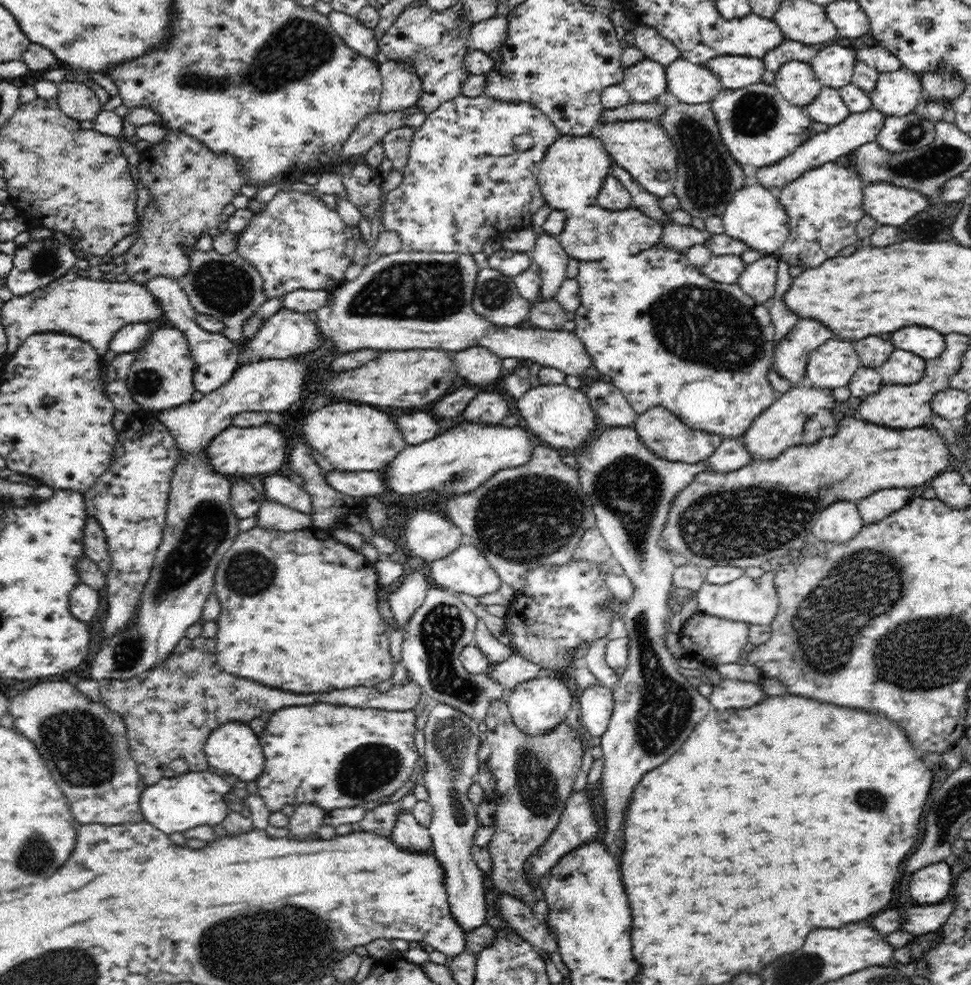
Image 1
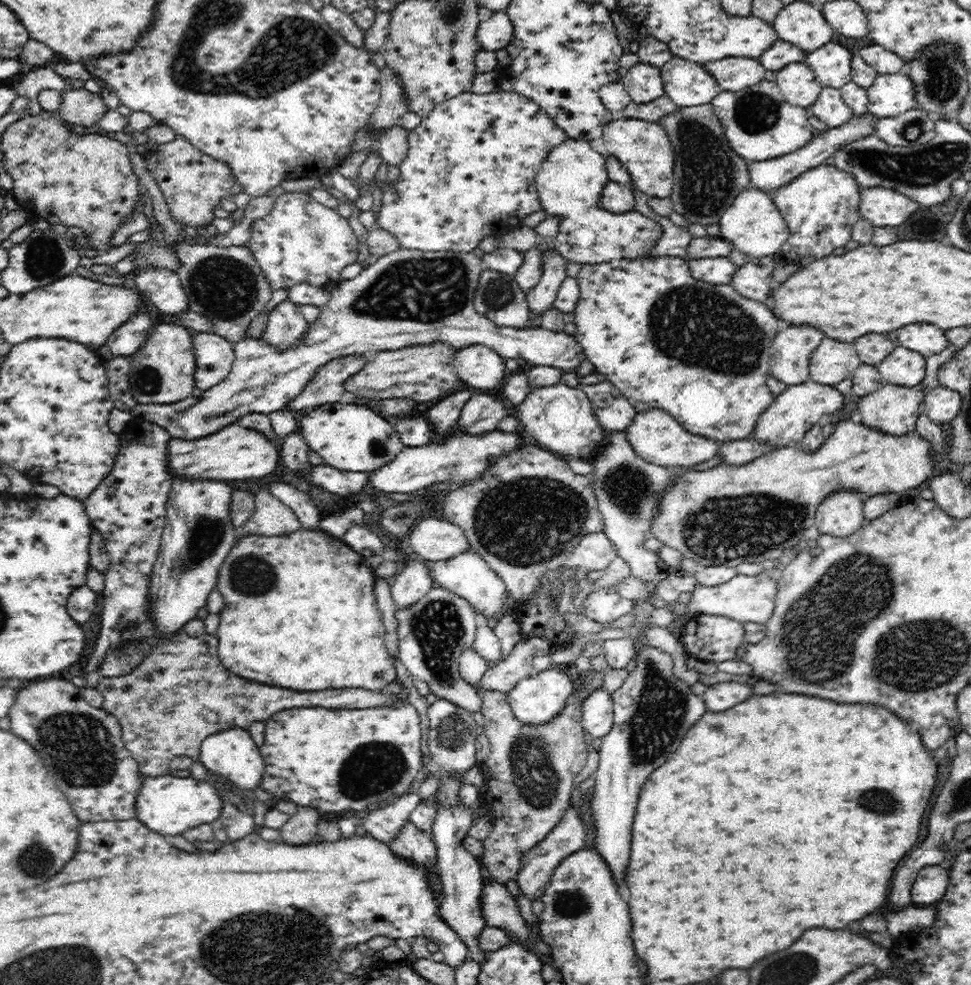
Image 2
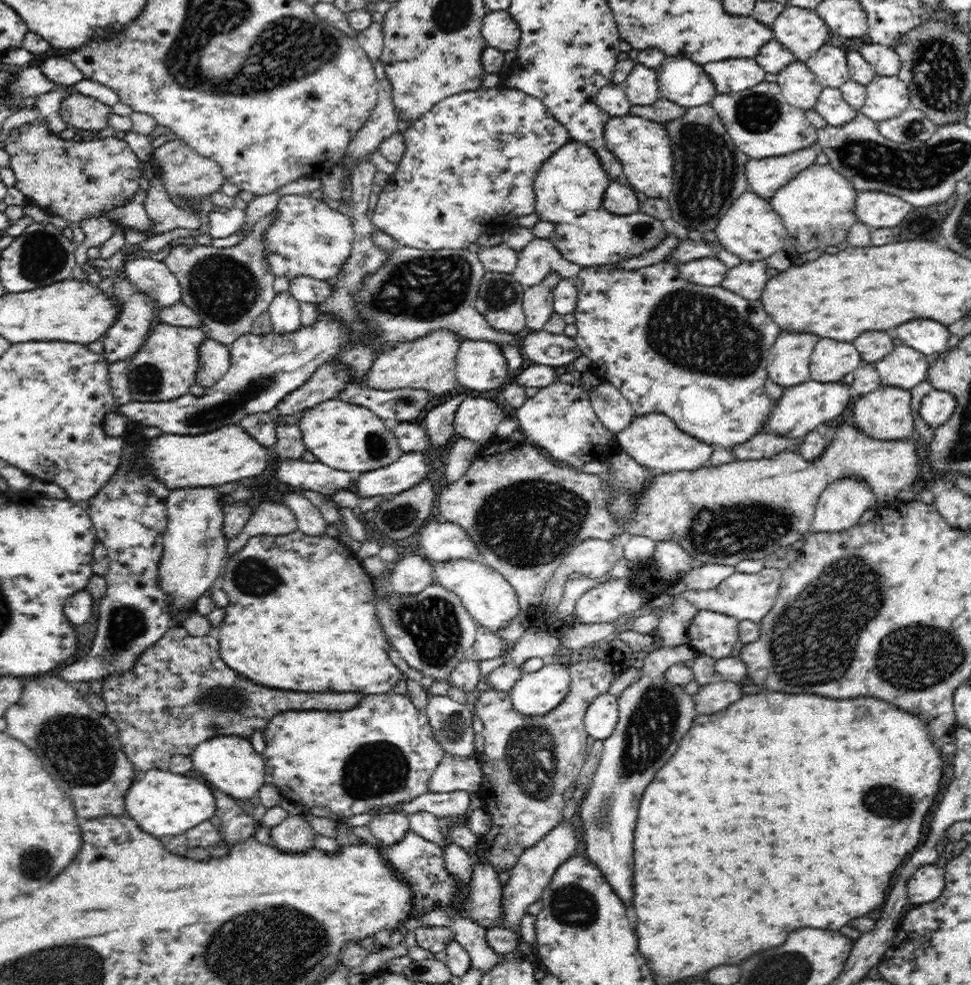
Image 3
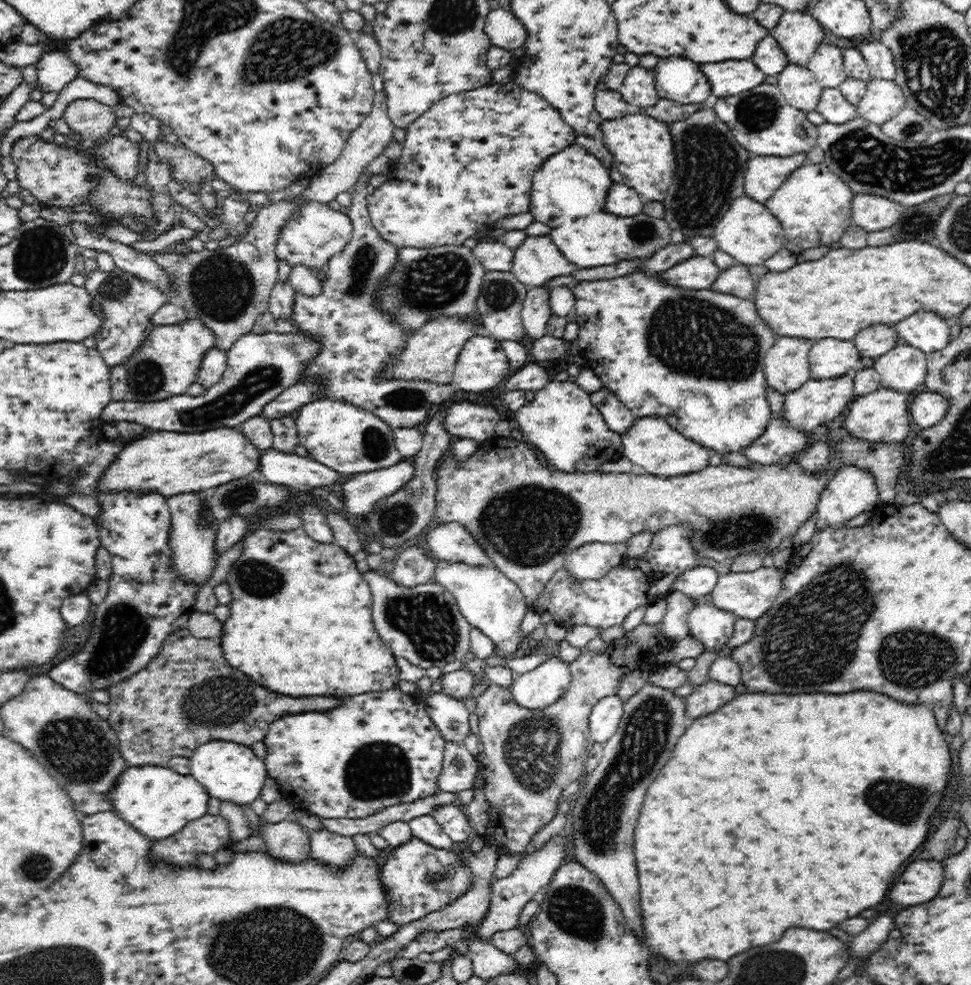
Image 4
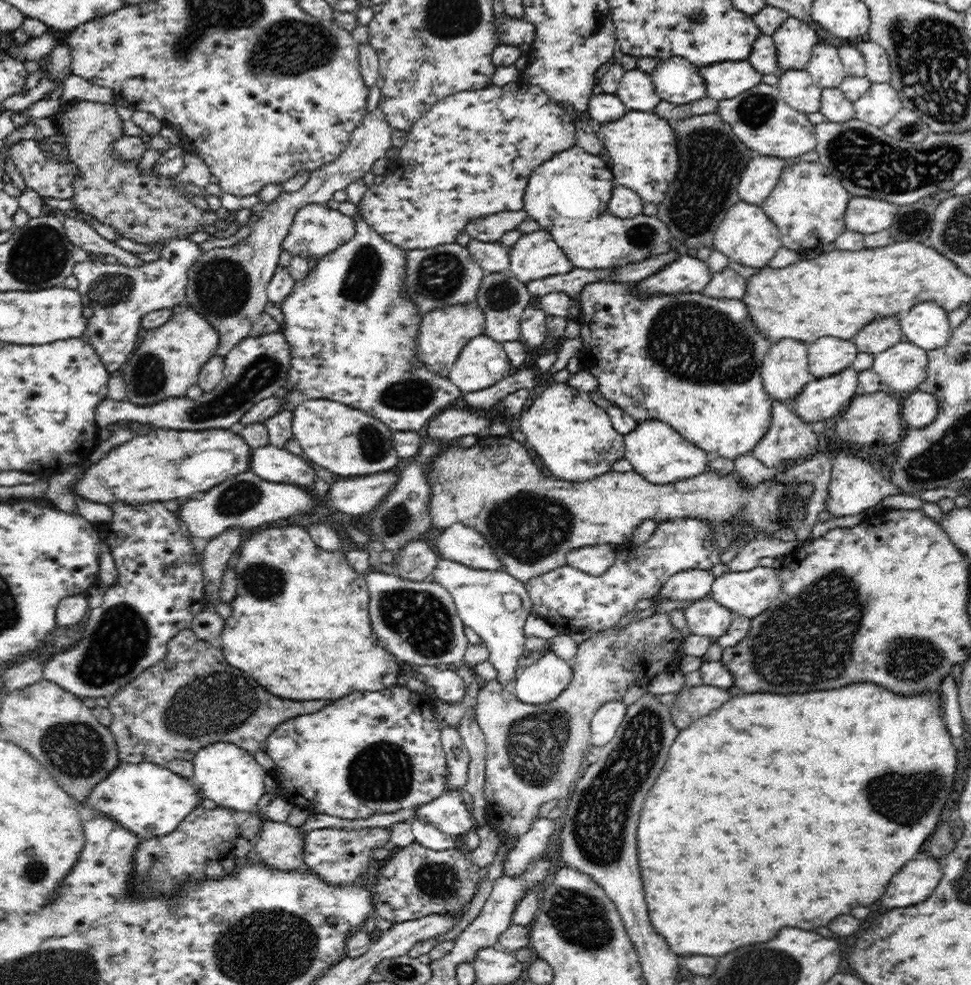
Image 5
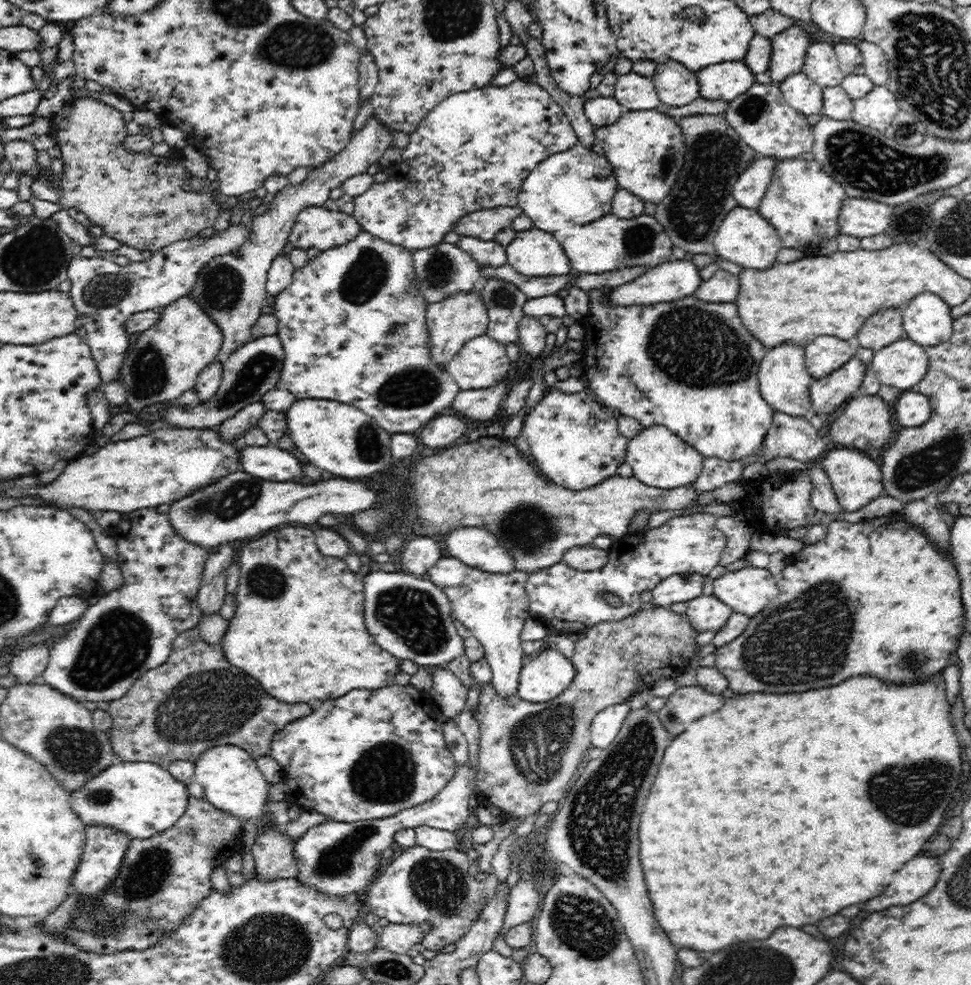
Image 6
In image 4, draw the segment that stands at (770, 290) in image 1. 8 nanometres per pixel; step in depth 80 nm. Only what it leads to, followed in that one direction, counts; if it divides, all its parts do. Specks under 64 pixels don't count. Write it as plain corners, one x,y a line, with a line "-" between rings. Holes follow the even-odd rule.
737,264
723,270
718,280
711,286
716,292
732,294
743,299
752,299
756,292
756,285
760,277
754,278
746,264

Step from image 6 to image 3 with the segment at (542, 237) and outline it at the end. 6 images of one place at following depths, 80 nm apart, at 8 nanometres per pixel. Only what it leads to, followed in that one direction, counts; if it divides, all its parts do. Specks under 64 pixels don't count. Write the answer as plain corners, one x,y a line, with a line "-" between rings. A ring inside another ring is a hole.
535,238
518,253
518,256
513,276
517,283
525,288
540,283
552,270
563,279
570,280
582,270
579,264
562,257
551,239

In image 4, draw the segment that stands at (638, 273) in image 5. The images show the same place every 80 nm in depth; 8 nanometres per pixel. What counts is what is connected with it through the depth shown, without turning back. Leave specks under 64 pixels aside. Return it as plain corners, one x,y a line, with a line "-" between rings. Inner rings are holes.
690,240
680,243
669,243
664,248
655,251
643,264
644,268
642,268
642,271
646,271
646,273
664,273
679,262
688,260
694,255
698,254

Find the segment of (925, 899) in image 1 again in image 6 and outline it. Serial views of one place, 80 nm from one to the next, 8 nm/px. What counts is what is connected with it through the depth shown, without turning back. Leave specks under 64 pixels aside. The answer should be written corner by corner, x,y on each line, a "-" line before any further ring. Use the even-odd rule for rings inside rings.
916,856
902,866
902,870
894,876
894,882
878,898
868,900
868,904
864,904
864,910
874,912
890,906
912,904
936,886
940,873
941,864
937,857

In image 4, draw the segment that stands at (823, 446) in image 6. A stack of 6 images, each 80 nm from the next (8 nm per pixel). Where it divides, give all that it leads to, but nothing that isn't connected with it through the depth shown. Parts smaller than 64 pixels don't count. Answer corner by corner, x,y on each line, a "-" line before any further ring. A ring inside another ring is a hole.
767,386
766,394
771,406
772,418
766,430
752,440
750,446
739,452
758,464
776,464
788,457
797,457
806,448
810,434
788,427
781,418
784,408
784,395

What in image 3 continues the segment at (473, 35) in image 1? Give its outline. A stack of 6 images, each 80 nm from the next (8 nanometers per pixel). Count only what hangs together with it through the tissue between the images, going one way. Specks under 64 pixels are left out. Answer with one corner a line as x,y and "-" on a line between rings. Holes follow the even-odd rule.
508,10
486,13
480,30
486,46
501,51
513,50
520,42
520,27

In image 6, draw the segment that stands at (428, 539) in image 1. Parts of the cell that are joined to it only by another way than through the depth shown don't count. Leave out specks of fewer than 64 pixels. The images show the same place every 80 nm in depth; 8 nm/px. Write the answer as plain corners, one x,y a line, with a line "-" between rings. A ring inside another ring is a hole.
480,527
452,528
444,540
448,557
456,558
484,572
508,574
514,571
512,555
502,547
498,538

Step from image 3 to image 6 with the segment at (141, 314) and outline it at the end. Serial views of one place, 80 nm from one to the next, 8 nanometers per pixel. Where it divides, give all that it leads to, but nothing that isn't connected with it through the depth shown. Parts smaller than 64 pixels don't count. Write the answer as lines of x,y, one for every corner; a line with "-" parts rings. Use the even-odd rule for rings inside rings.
230,225
218,235
202,239
196,236
180,240
153,253
150,260
118,265
104,259
102,254
92,258
73,258
68,266
68,279
72,283
71,294
74,308
86,330
85,341
91,348
101,380
110,382
118,379
127,350
132,346
135,335
127,332
125,324
136,313
160,311
169,304
189,294
195,286
198,272
214,256
236,250
246,238
248,230
243,225

